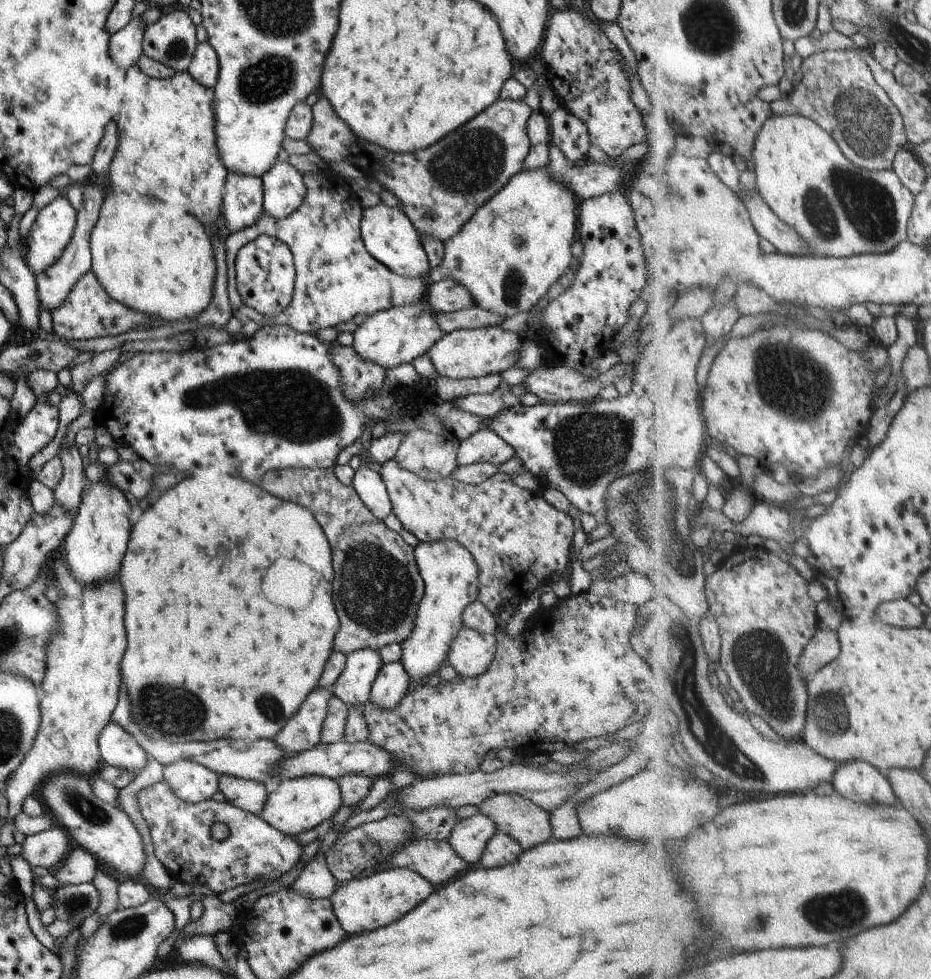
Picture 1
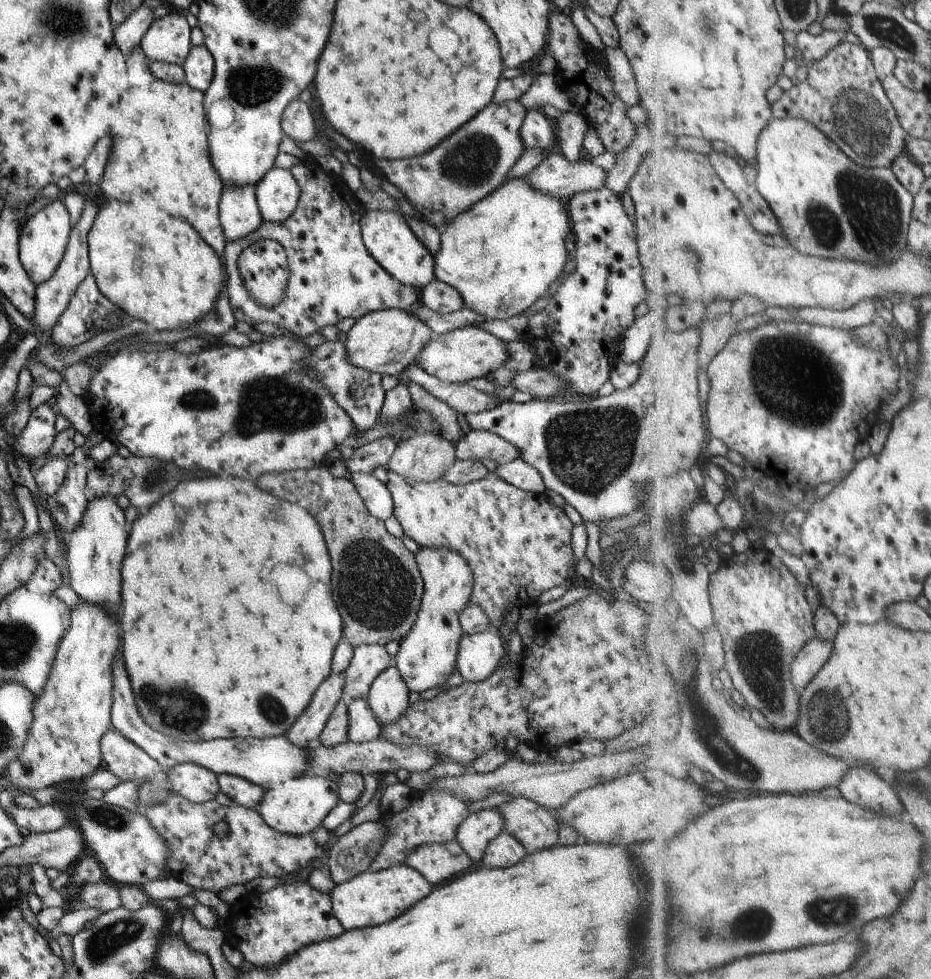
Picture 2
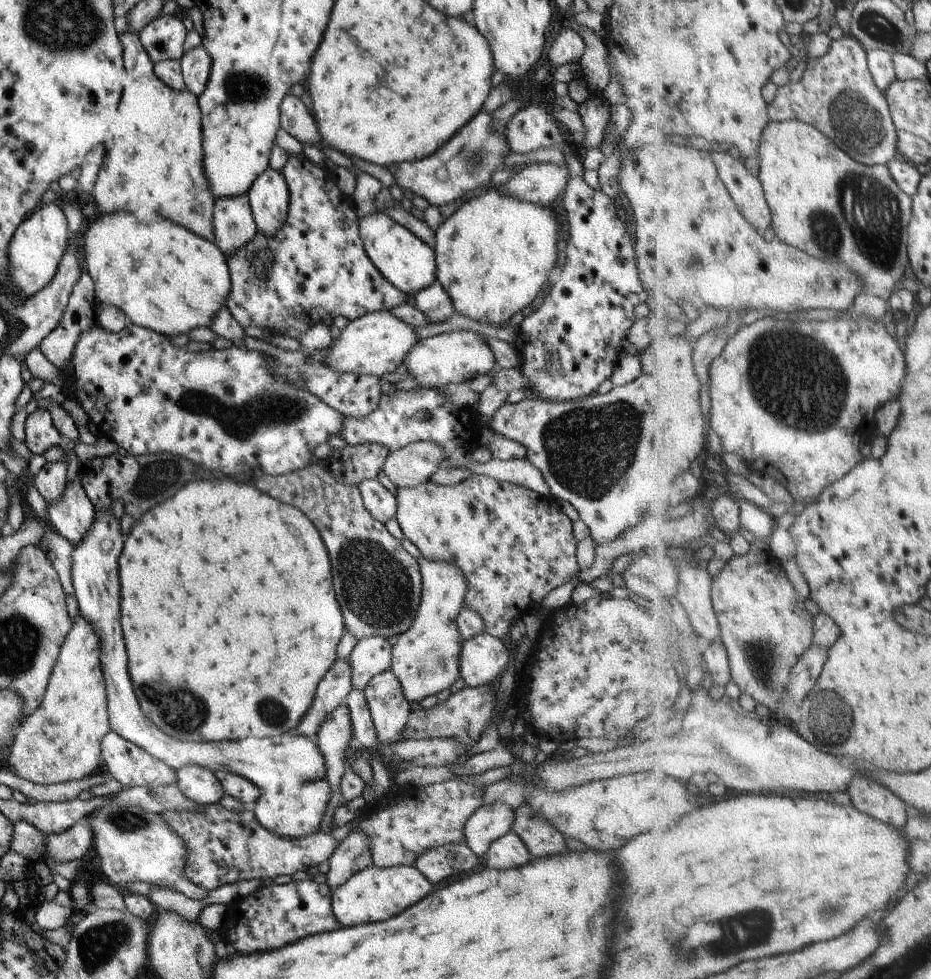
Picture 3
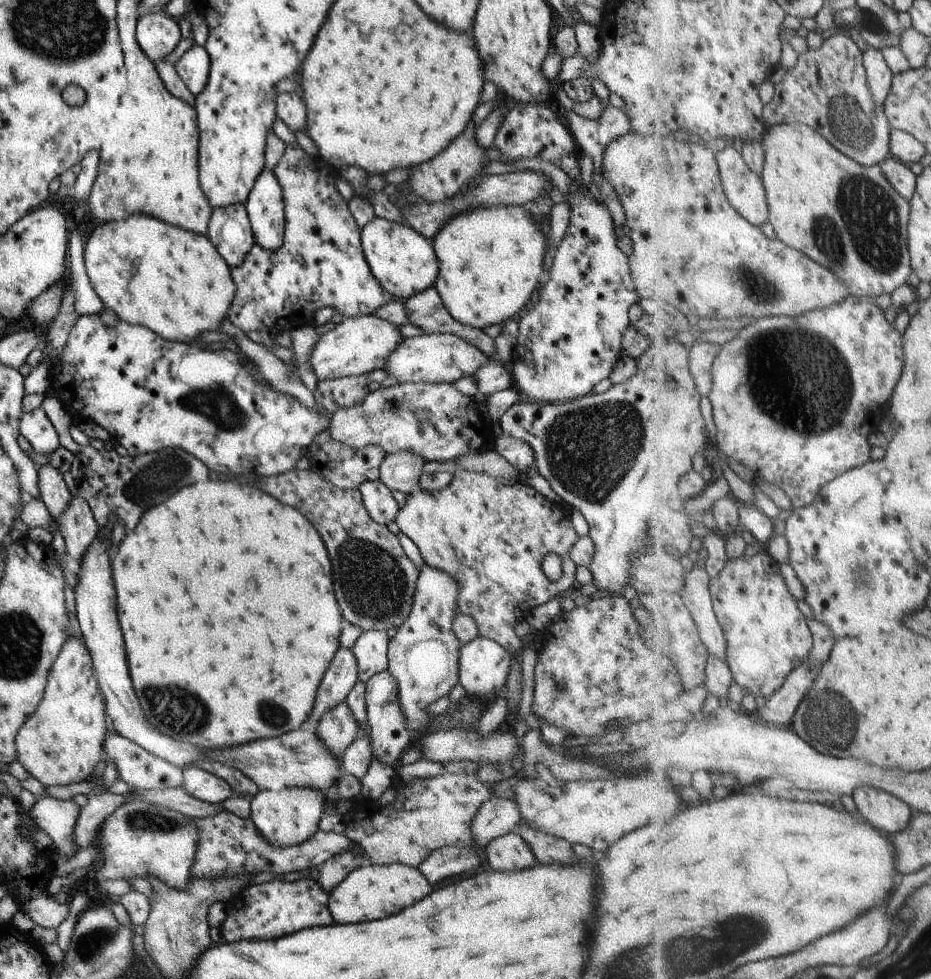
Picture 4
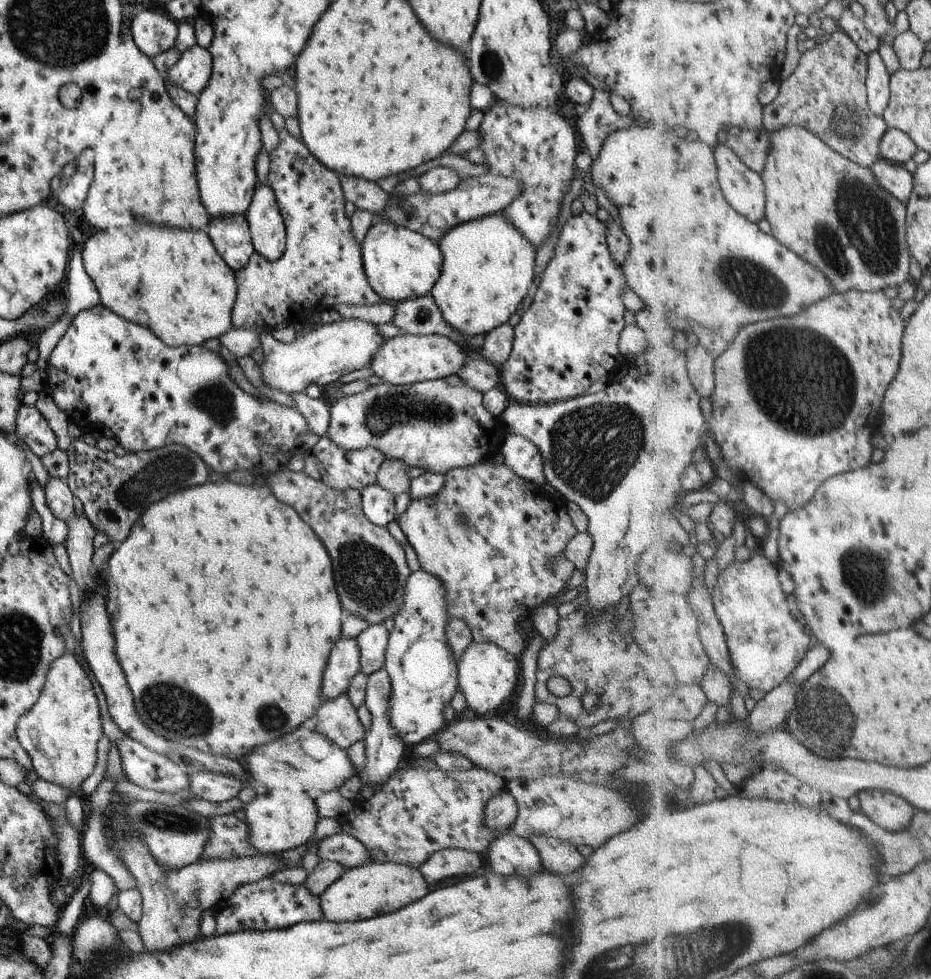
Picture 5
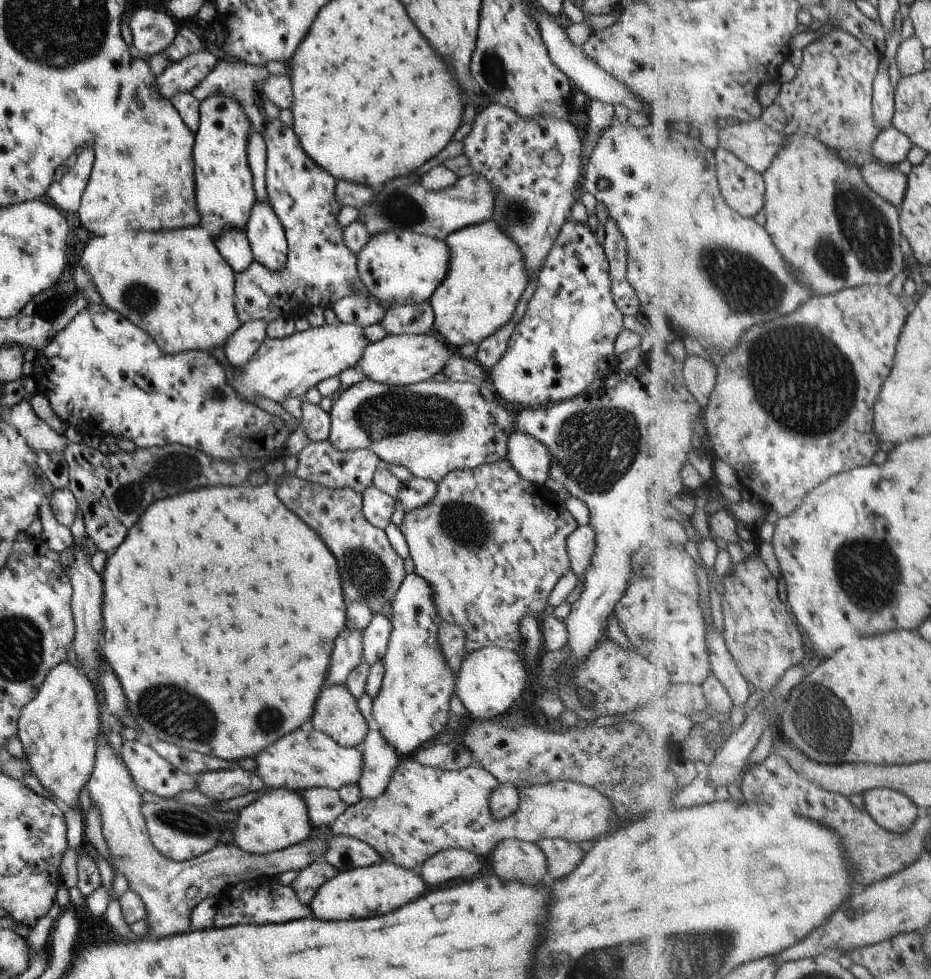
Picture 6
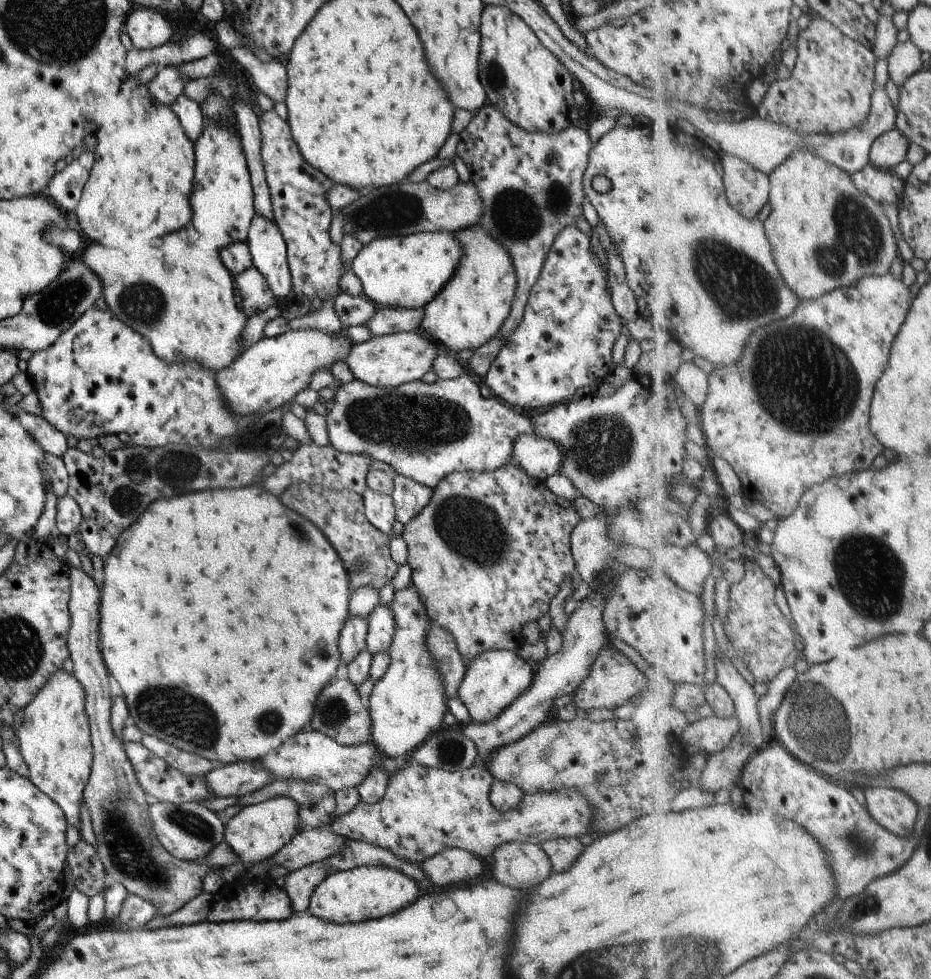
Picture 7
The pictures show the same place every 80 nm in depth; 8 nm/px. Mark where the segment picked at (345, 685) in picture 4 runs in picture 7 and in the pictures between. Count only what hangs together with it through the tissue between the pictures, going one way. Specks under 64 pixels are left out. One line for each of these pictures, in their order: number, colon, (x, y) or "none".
5: (342, 665)
6: (346, 654)
7: (351, 639)

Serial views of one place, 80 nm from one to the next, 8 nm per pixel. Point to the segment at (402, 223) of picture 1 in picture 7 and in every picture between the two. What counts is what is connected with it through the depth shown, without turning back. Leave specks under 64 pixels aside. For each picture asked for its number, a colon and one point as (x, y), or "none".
2: (386, 236)
3: (405, 261)
4: (403, 262)
5: (399, 264)
6: (399, 267)
7: (408, 271)

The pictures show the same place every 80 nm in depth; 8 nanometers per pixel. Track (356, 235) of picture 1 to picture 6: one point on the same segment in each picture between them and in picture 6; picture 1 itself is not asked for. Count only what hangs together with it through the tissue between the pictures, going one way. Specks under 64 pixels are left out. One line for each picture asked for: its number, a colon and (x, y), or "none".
2: (331, 276)
3: (319, 268)
4: (320, 264)
5: (321, 268)
6: (319, 269)

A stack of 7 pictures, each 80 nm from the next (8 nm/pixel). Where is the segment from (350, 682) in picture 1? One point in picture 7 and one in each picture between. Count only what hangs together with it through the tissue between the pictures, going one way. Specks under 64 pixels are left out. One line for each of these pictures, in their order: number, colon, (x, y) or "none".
2: (367, 661)
3: (371, 655)
4: (369, 650)
5: (371, 643)
6: (374, 637)
7: (380, 622)

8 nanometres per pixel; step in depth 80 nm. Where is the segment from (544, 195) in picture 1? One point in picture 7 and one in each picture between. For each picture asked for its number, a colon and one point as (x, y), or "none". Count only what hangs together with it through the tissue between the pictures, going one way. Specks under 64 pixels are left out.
2: (501, 255)
3: (492, 255)
4: (489, 259)
5: (487, 266)
6: (485, 275)
7: (468, 311)

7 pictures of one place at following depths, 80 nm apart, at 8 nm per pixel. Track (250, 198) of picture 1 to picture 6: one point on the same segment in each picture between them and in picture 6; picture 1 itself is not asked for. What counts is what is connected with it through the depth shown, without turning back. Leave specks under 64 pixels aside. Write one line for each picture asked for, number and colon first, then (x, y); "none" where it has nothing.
2: (238, 214)
3: (233, 225)
4: (229, 231)
5: (229, 235)
6: (232, 244)

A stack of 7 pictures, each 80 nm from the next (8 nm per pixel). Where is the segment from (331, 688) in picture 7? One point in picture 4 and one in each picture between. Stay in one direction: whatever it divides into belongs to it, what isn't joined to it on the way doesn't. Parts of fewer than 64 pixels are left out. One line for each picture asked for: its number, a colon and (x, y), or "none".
4: (336, 729)
5: (337, 720)
6: (335, 714)

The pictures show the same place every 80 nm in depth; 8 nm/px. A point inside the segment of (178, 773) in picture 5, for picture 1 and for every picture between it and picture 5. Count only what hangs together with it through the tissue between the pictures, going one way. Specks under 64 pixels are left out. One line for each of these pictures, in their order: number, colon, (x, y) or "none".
1: (117, 747)
2: (126, 760)
3: (131, 766)
4: (139, 769)

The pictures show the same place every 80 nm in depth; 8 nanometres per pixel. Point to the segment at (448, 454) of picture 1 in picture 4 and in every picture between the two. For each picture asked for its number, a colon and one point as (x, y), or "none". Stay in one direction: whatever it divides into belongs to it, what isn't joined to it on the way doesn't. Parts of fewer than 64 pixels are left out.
2: (423, 457)
3: (412, 464)
4: (400, 471)

